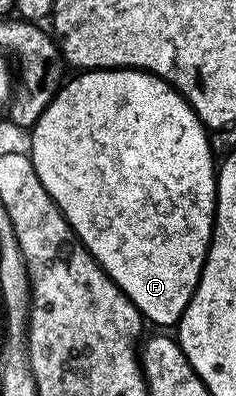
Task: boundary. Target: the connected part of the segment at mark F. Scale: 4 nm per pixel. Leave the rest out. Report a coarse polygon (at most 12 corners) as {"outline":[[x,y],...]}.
{"outline":[[142,69],[70,78],[45,191],[155,327],[215,224],[208,130]]}

